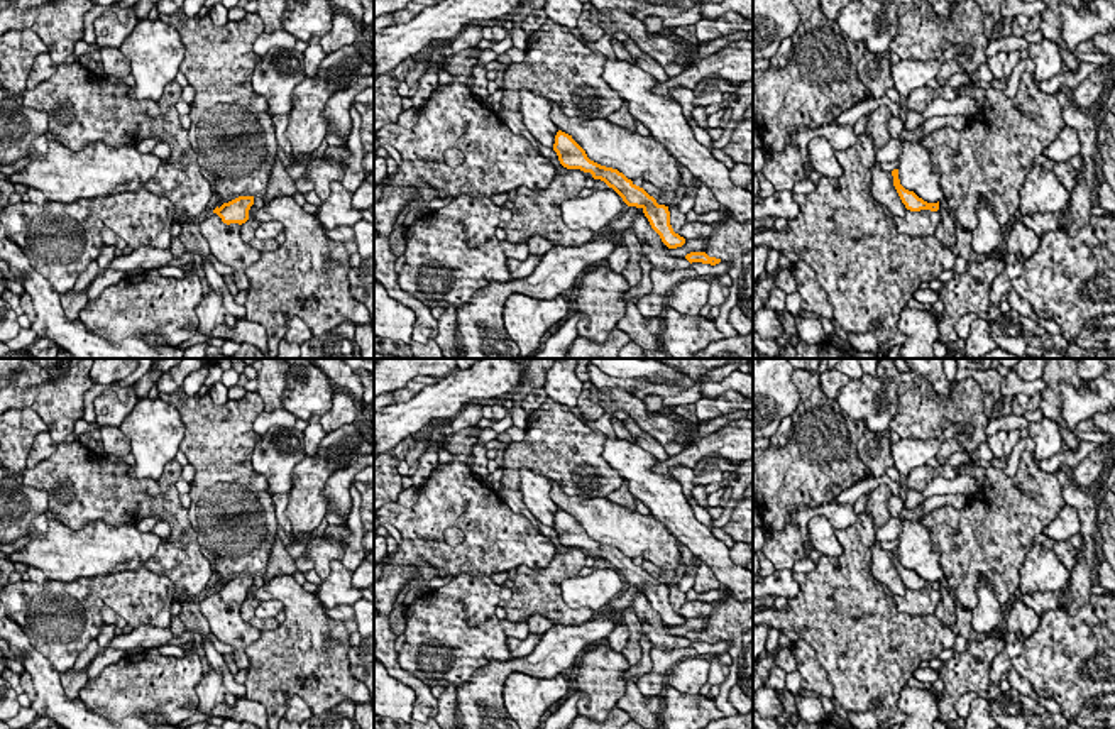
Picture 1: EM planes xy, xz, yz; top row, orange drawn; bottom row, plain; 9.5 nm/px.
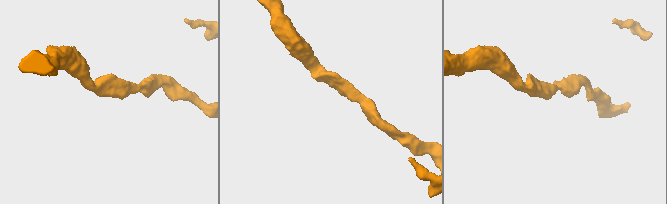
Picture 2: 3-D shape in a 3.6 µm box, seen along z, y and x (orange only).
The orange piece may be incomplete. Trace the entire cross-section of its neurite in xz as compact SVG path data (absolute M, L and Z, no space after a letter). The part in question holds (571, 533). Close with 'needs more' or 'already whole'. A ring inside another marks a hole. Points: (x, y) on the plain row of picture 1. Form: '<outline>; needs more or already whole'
M558 509L555 514L553 529L557 531L563 546L590 551L594 558L601 558L612 567L628 585L641 587L651 607L660 614L662 621L668 628L677 628L685 622L685 617L675 612L670 604L668 585L658 584L653 575L650 575L643 567L636 565L618 548L590 540L572 514Z; already whole

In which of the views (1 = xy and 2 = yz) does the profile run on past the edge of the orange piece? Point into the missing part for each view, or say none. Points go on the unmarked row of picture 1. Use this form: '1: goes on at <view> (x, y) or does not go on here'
1: does not go on here
2: does not go on here

